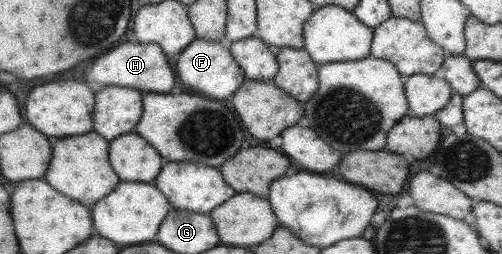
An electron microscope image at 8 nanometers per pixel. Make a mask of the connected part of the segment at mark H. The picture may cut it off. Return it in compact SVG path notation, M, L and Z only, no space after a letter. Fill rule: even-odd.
M124 42L118 48L106 52L104 56L100 56L88 70L86 70L86 78L98 84L114 84L114 86L130 86L130 88L138 88L138 90L146 90L146 92L170 92L170 88L174 86L177 77L175 70L170 68L166 55L162 52L162 48L154 43L138 43Z

